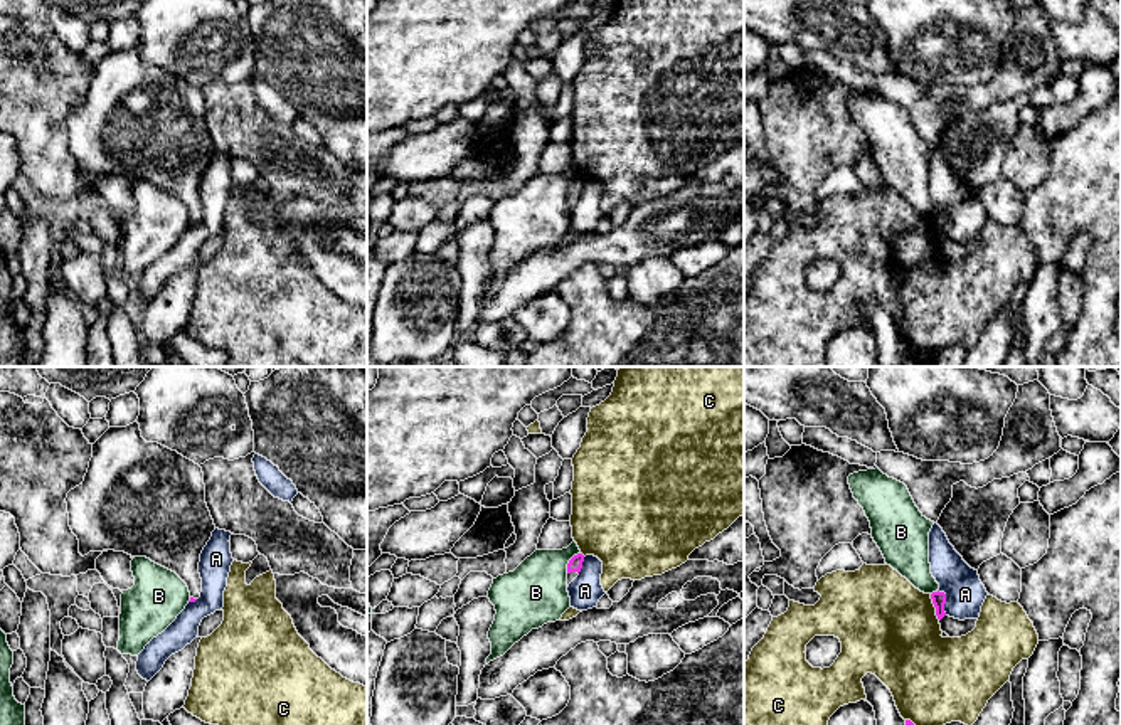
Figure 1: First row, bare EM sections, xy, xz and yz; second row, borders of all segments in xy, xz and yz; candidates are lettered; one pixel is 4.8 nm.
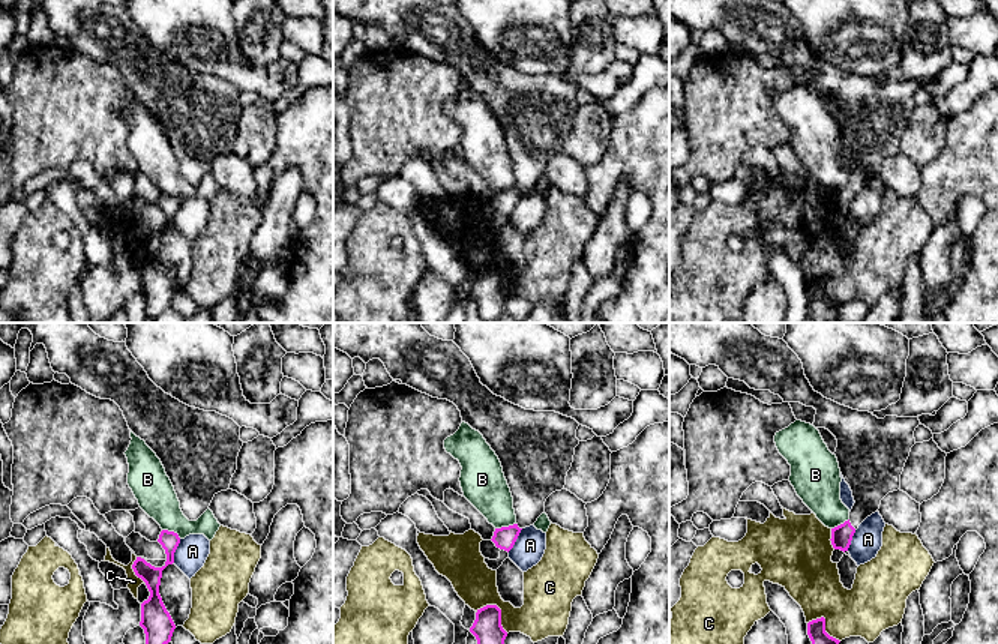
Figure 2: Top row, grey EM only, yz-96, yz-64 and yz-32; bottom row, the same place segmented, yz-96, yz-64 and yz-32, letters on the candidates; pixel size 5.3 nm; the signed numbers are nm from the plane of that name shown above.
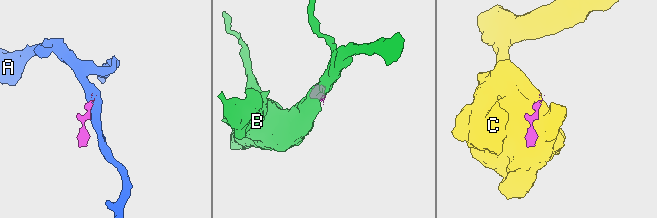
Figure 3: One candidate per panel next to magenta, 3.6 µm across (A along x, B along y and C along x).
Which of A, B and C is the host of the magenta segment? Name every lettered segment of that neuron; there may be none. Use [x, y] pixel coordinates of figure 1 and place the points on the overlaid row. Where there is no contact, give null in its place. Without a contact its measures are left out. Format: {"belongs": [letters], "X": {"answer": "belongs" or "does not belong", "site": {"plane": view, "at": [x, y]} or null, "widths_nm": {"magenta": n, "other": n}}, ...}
{"belongs": [], "A": {"answer": "does not belong", "site": {"plane": "yz", "at": [945, 601]}, "widths_nm": {"magenta": 70, "other": 190}}, "B": {"answer": "does not belong", "site": {"plane": "xz", "at": [569, 562]}, "widths_nm": {"magenta": 70, "other": 300}}, "C": {"answer": "does not belong", "site": {"plane": "yz", "at": [935, 606]}, "widths_nm": {"magenta": 70, "other": 460}}}

